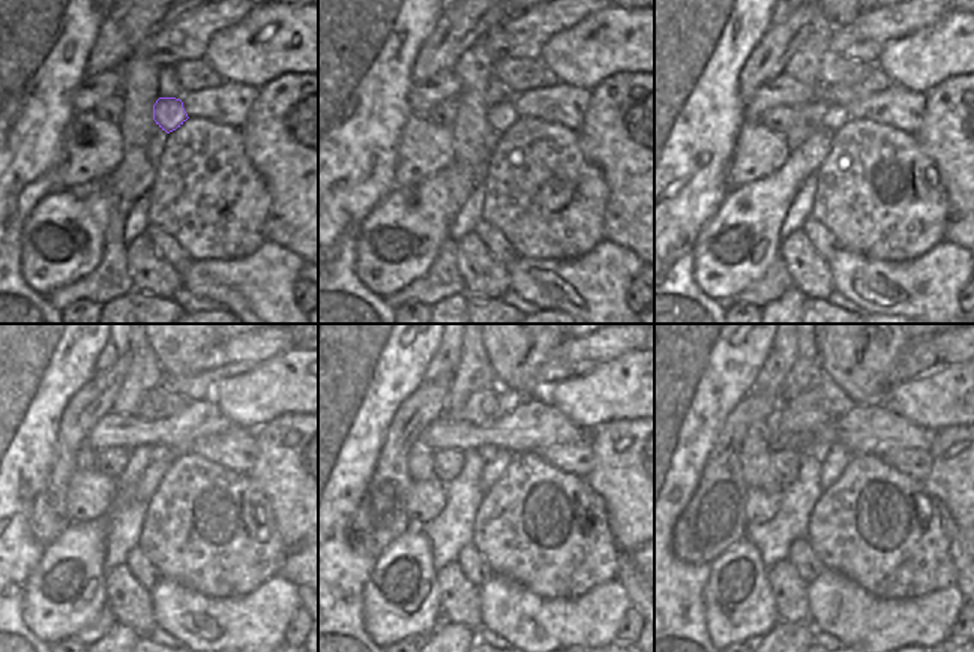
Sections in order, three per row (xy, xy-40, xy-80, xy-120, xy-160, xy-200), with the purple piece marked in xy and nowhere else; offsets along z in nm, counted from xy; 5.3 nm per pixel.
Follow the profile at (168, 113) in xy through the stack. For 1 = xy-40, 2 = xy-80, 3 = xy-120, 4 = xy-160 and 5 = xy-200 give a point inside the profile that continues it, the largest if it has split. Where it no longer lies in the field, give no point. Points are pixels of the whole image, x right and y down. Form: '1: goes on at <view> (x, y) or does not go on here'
1: goes on at xy-40 (500, 117)
2: goes on at xy-80 (836, 116)
3: goes on at xy-120 (156, 453)
4: goes on at xy-160 (488, 453)
5: goes on at xy-200 (817, 450)

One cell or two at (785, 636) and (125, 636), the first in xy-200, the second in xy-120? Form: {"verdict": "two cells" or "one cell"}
{"verdict": "one cell"}

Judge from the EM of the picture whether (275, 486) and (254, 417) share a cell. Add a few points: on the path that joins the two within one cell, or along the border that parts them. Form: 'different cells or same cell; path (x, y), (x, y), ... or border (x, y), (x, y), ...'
different cells; border (288, 411), (255, 430)

